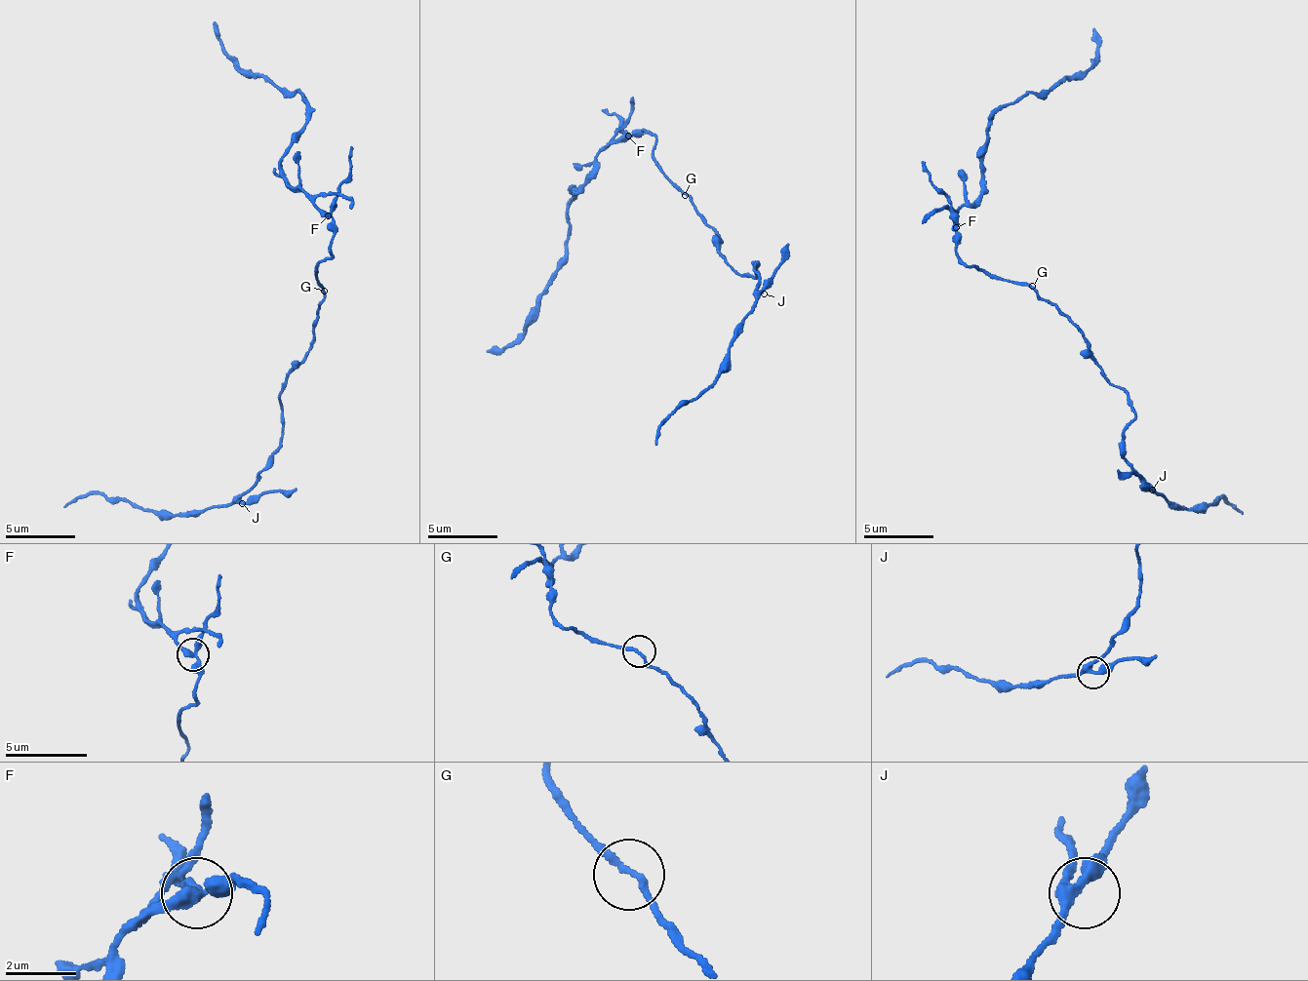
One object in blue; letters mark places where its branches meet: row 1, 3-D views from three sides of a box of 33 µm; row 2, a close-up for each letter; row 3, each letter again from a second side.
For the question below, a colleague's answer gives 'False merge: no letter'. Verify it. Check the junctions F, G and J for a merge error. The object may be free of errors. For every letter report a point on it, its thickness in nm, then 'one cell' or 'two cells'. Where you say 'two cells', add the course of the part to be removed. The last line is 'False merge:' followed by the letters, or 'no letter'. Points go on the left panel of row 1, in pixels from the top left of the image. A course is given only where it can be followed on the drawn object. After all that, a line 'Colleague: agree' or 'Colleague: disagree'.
F: (328, 215) | 320 nm | two cells | (330, 215), (280, 176), (285, 148), (306, 120), (306, 105), (297, 92), (289, 96), (225, 53), (215, 21)
G: (324, 291) | 160 nm | one cell
J: (242, 503) | 320 nm | one cell
False merge: F
Colleague: disagree

